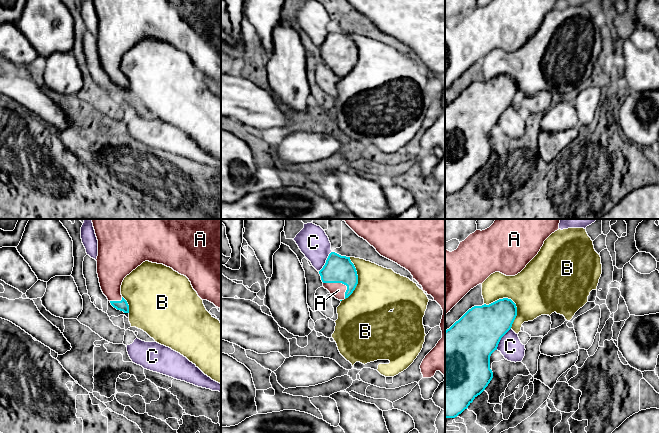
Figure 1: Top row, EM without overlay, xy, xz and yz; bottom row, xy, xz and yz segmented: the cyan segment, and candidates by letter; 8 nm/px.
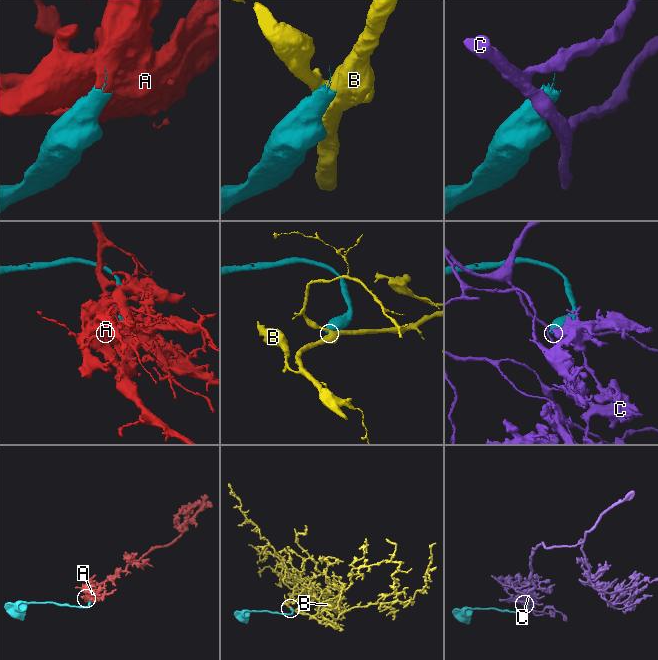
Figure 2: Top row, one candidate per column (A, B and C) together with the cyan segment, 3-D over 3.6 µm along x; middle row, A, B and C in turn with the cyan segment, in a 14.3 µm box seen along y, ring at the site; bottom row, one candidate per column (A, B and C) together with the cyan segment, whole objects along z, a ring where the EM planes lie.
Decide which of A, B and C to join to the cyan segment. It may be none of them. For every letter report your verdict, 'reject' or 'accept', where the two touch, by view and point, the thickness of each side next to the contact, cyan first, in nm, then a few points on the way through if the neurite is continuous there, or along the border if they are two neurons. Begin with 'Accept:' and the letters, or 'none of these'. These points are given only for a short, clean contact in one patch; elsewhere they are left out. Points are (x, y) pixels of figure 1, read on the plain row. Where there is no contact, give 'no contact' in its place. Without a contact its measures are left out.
Accept: A
A: accept | xz (341, 58) | 220/120 nm
B: reject | yz (512, 77) | 300/420 nm
C: reject | yz (500, 115) | 400/190 nm

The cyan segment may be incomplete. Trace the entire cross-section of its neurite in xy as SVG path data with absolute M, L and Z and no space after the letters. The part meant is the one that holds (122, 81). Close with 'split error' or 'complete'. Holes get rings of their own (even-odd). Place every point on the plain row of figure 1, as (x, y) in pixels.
M93 0L98 16L97 50L103 70L117 86L129 89L121 71L124 54L143 38L163 40L186 52L202 76L221 85L221 0Z | split error

